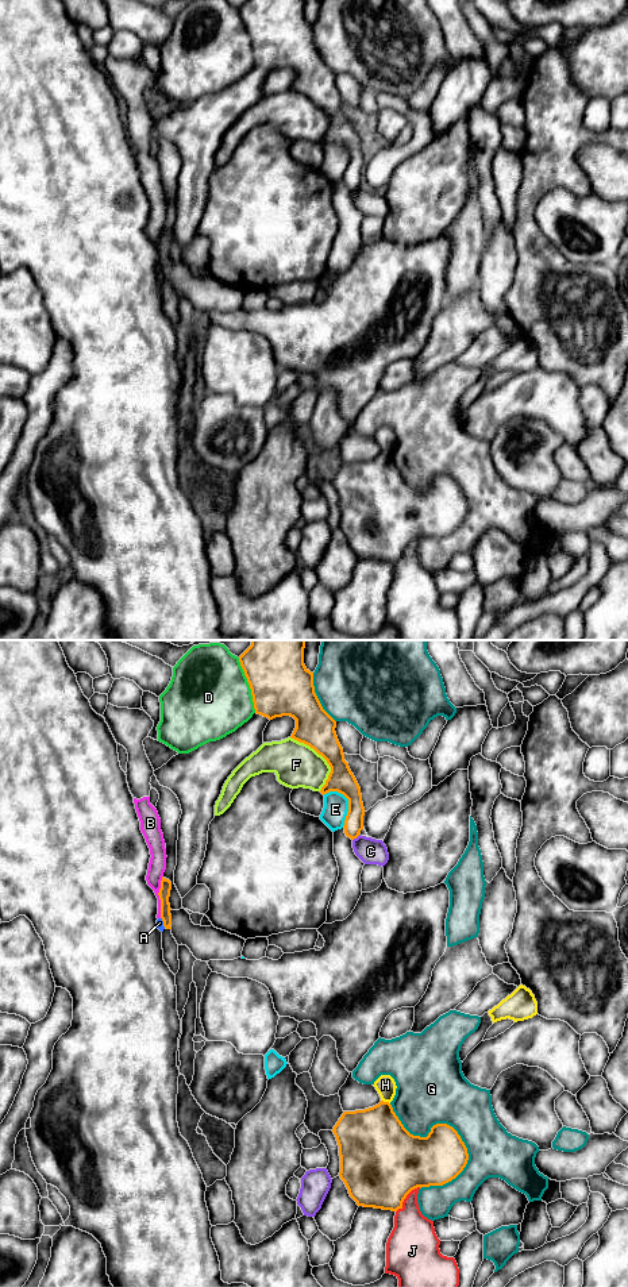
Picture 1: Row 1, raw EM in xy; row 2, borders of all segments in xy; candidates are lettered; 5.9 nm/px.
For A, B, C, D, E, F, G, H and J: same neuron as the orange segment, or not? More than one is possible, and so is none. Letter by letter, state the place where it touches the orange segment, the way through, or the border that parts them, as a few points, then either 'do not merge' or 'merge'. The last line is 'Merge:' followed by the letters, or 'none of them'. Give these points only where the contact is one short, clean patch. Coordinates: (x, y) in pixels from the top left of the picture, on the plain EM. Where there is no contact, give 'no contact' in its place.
A: contact xy (164, 274); border xy (161, 269), (165, 278); do not merge
B: contact xy (160, 249); border xy (162, 227), (158, 245), (160, 269); do not merge
C: contact xy (355, 189); do not merge
D: contact xy (249, 35); do not merge
E: contact xy (349, 157); do not merge
F: contact xy (323, 108); do not merge
G: contact xy (442, 476); do not merge
H: contact xy (385, 454); border xy (381, 451), (389, 455); do not merge
J: contact xy (405, 548); do not merge
Merge: none of them

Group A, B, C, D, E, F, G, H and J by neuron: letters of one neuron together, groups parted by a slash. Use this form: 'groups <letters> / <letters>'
groups A B / C / D / E / F / G / H / J

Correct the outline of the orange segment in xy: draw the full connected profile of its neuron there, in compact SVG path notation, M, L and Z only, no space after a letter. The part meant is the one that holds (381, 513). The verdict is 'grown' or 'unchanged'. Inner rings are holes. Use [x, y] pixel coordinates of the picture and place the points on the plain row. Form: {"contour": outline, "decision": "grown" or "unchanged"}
{"contour": "M384 452L365 462L344 463L332 483L339 497L339 528L363 559L397 563L412 542L451 533L469 512L467 500L452 478L436 475L427 489L413 488Z", "decision": "unchanged"}

